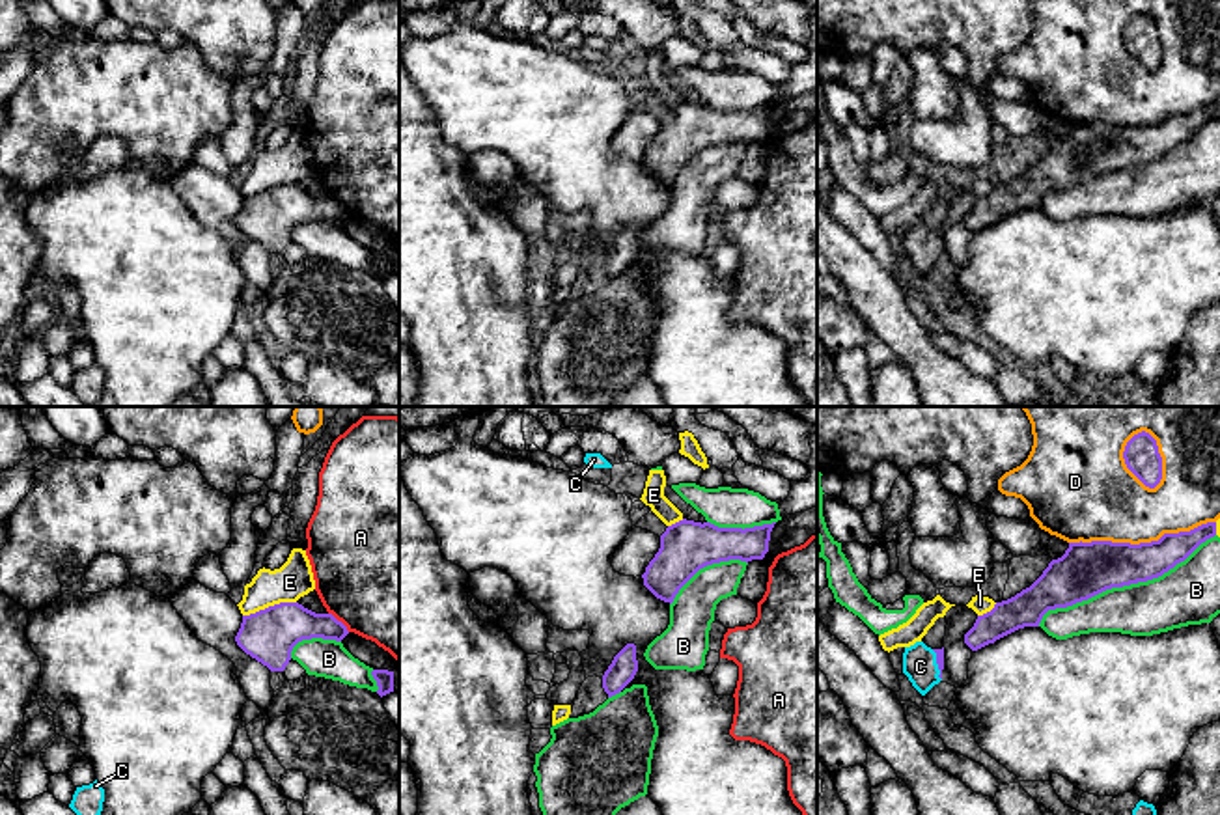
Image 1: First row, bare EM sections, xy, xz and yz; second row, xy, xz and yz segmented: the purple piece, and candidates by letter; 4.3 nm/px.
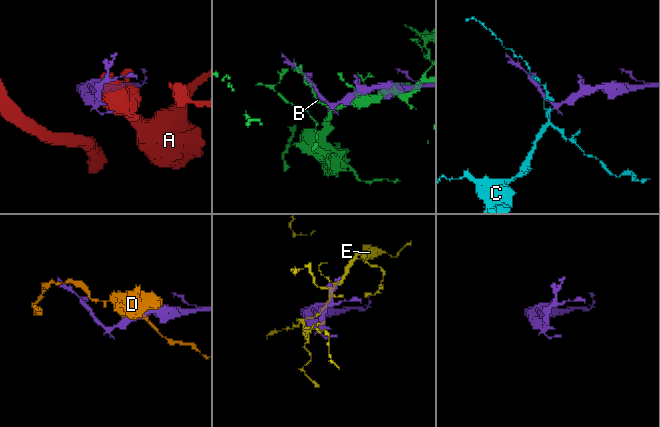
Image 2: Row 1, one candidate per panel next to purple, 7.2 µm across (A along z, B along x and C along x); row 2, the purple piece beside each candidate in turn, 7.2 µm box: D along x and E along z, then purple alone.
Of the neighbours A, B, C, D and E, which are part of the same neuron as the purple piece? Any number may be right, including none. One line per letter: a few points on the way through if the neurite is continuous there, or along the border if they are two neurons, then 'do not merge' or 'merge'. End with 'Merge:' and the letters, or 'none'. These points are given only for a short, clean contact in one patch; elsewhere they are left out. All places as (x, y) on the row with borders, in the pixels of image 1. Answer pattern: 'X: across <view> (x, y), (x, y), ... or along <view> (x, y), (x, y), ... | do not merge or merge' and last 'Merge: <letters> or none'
A: do not merge
B: do not merge
C: across yz (939, 651), (937, 663), (920, 666) | merge
D: do not merge
E: do not merge
Merge: C

